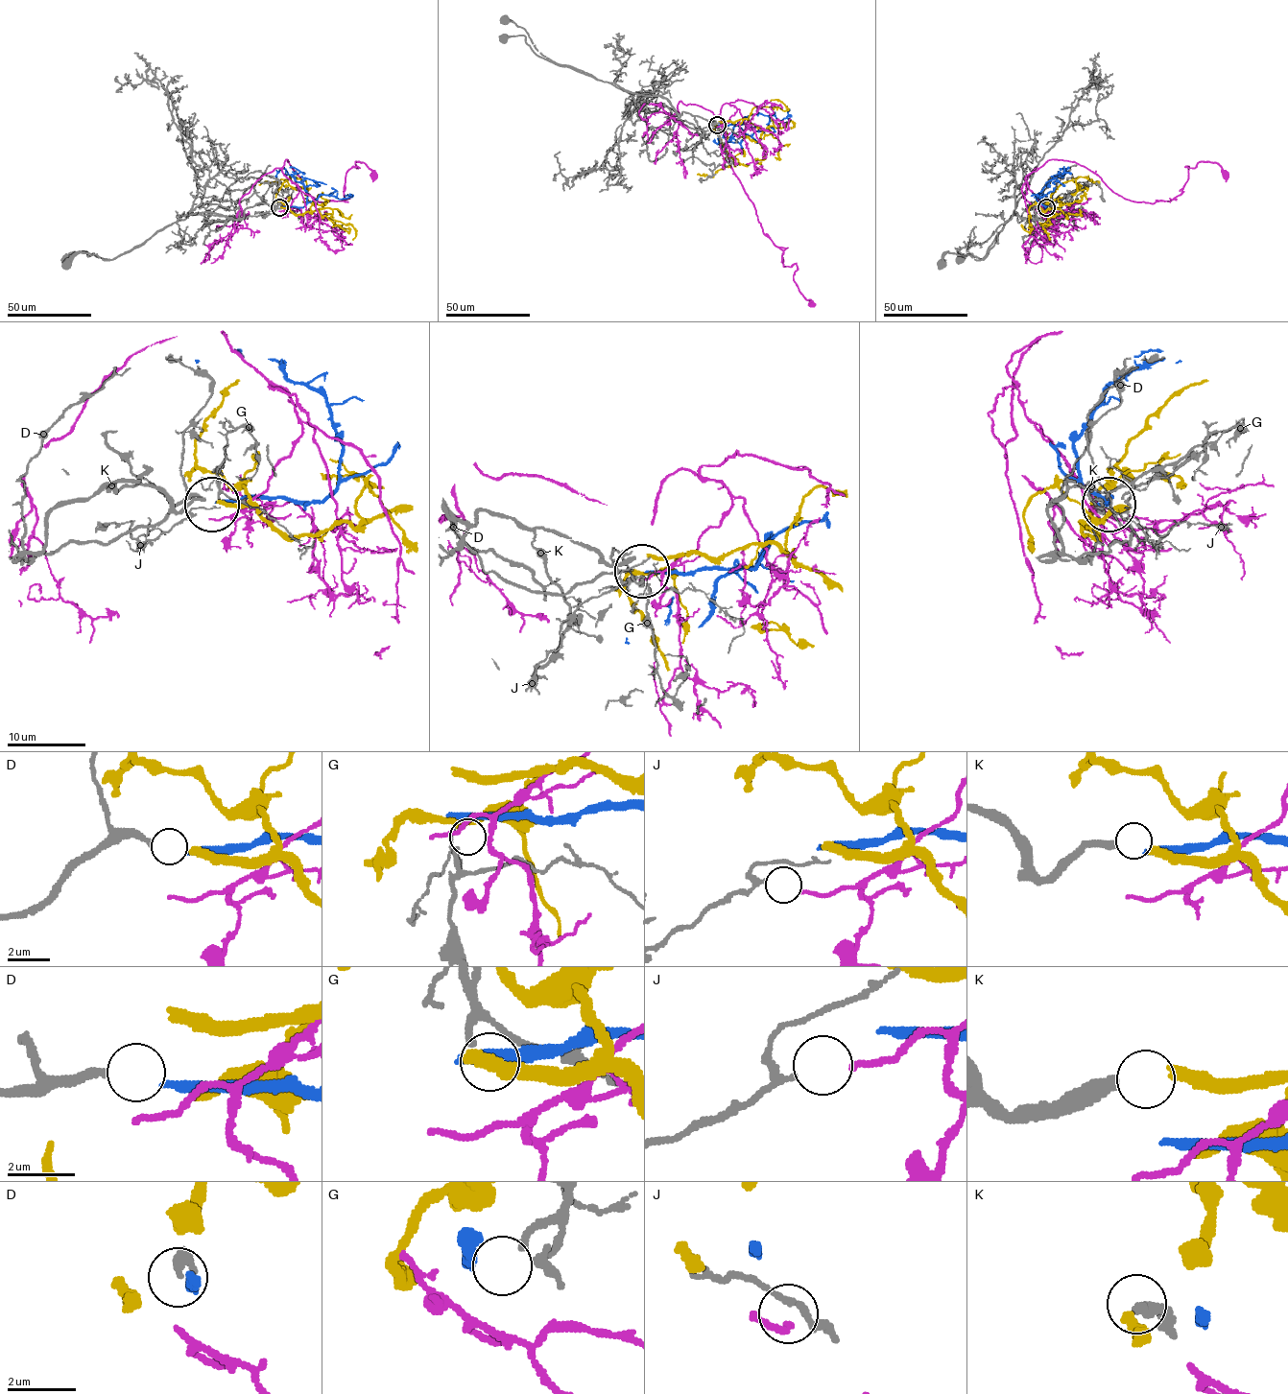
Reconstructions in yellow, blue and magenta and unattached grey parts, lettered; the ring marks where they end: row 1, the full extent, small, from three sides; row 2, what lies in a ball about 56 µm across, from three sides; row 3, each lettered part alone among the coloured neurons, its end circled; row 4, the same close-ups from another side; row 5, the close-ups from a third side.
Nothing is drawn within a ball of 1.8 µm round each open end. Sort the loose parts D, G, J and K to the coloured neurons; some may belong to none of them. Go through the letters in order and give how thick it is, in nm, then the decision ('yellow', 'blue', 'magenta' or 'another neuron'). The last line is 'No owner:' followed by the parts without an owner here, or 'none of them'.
D: 200 nm thick; blue
G: 220 nm thick; another neuron
J: 170 nm thick; magenta
K: 360 nm thick; yellow
No owner: G

